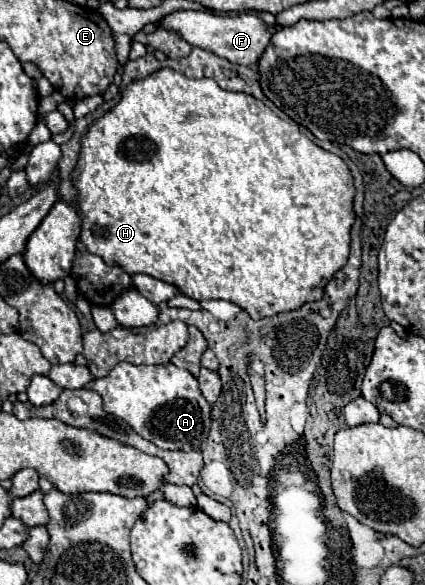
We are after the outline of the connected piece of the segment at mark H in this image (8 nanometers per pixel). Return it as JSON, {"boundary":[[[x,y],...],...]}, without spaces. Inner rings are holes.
{"boundary":[[[162,68],[154,74],[150,74],[148,78],[144,80],[138,80],[138,82],[132,82],[124,92],[122,92],[122,100],[108,112],[104,114],[88,132],[86,138],[82,138],[82,154],[80,154],[80,160],[78,160],[78,166],[74,168],[72,172],[72,178],[74,178],[74,186],[78,188],[80,192],[80,216],[82,216],[82,234],[80,234],[80,240],[86,244],[88,252],[100,256],[106,264],[116,264],[120,268],[124,268],[124,272],[128,274],[148,274],[152,278],[158,278],[162,282],[168,282],[168,284],[174,284],[184,296],[188,298],[194,298],[194,300],[228,300],[228,302],[234,302],[238,304],[242,310],[246,310],[254,320],[260,320],[260,318],[266,318],[266,316],[274,316],[274,314],[280,314],[280,312],[288,312],[288,310],[296,310],[308,302],[316,302],[320,300],[320,296],[324,296],[324,286],[328,284],[328,280],[332,280],[332,276],[346,264],[348,260],[348,252],[350,252],[350,230],[352,230],[352,224],[356,220],[356,214],[354,214],[354,206],[352,206],[352,200],[354,200],[354,194],[356,194],[356,188],[354,188],[354,178],[352,178],[352,172],[348,168],[348,164],[320,148],[318,144],[314,144],[306,134],[300,132],[300,126],[296,122],[286,122],[282,118],[278,118],[266,104],[262,104],[260,100],[256,100],[254,96],[250,94],[244,94],[244,92],[228,92],[228,90],[222,90],[214,80],[210,78],[202,78],[202,80],[194,80],[194,78],[186,78],[182,72],[176,72],[172,68]]]}

